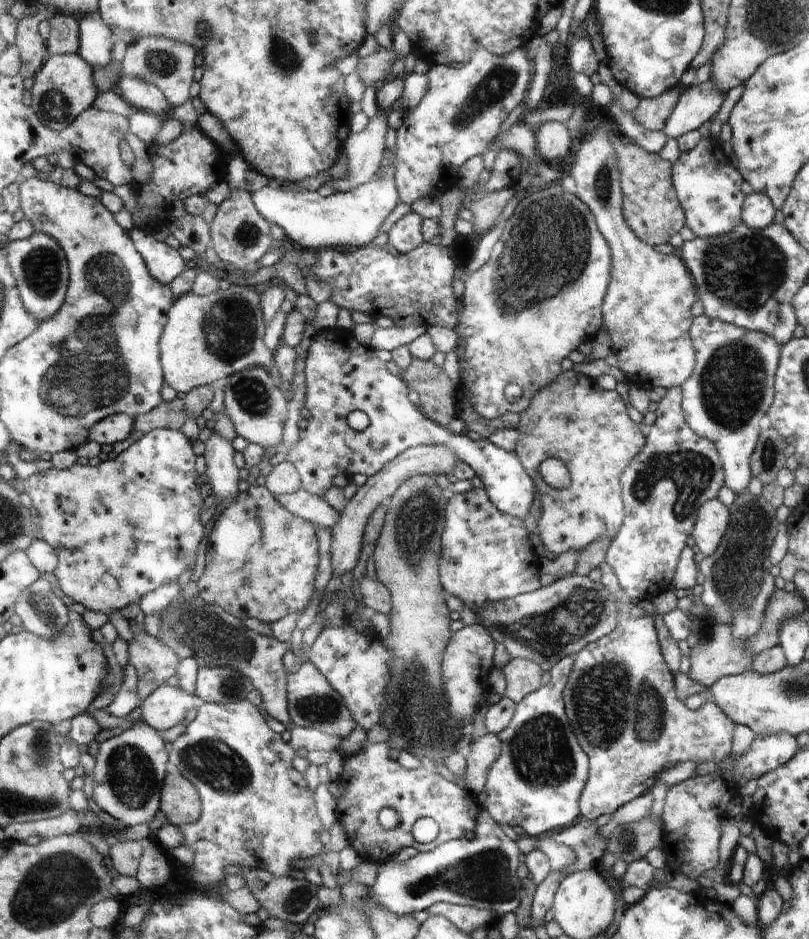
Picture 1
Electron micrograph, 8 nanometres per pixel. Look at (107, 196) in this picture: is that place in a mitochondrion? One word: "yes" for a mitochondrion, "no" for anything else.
no

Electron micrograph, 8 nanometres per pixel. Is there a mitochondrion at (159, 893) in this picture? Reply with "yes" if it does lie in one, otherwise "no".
no

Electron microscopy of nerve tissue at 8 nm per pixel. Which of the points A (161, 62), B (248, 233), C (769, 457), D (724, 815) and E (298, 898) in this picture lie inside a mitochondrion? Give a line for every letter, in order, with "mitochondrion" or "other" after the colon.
A: mitochondrion
B: mitochondrion
C: mitochondrion
D: other
E: mitochondrion

